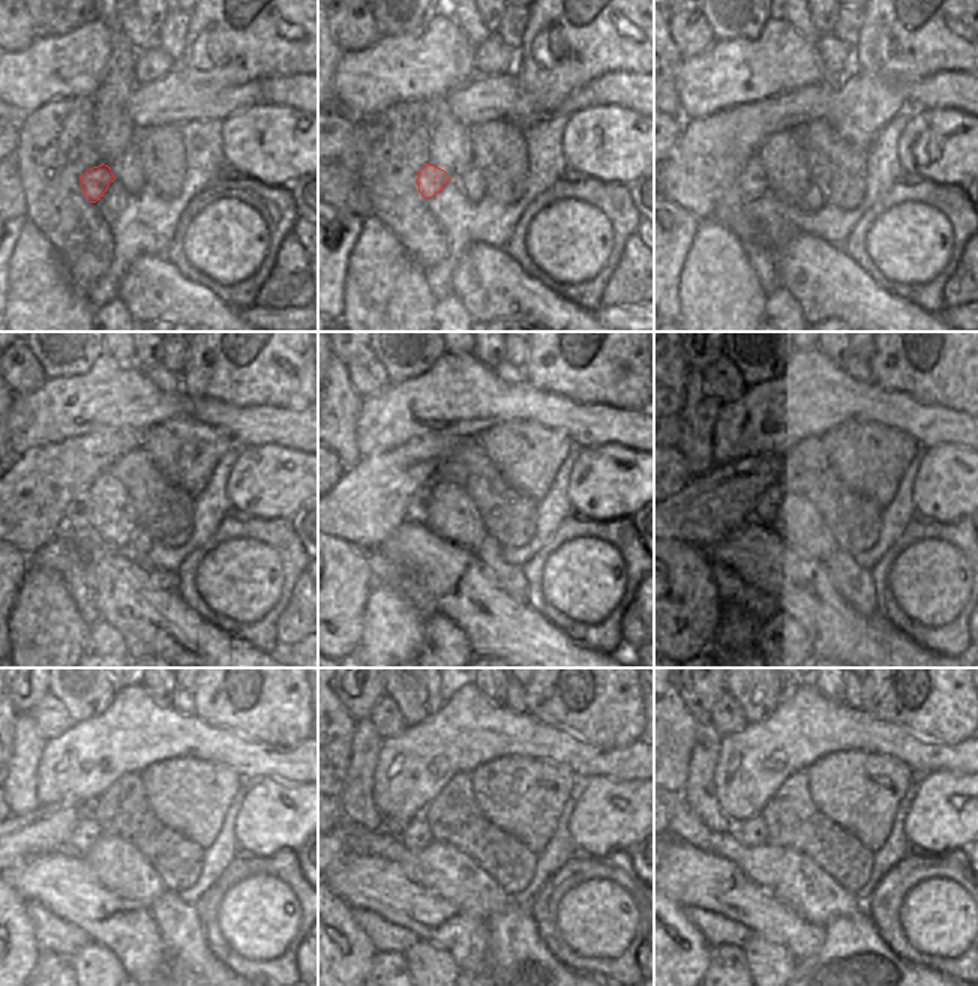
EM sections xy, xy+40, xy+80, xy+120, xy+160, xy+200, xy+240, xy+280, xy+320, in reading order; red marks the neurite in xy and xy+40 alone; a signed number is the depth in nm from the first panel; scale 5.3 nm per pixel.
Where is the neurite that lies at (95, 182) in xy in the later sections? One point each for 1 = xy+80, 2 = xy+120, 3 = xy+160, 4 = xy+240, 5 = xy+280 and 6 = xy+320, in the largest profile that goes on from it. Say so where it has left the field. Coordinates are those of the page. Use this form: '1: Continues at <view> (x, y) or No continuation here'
1: Continues at xy+80 (753, 183)
2: Continues at xy+120 (78, 517)
3: Continues at xy+160 (416, 512)
4: Continues at xy+240 (87, 832)
5: Continues at xy+280 (416, 835)
6: Continues at xy+320 (752, 833).

